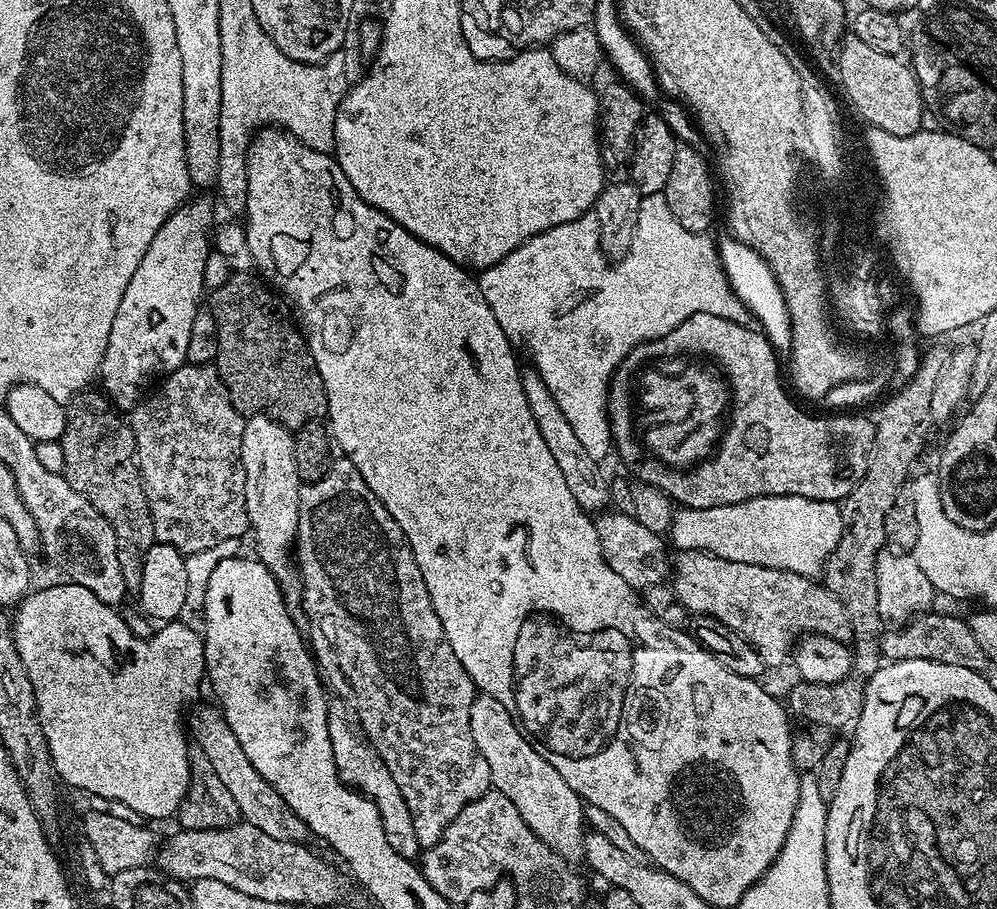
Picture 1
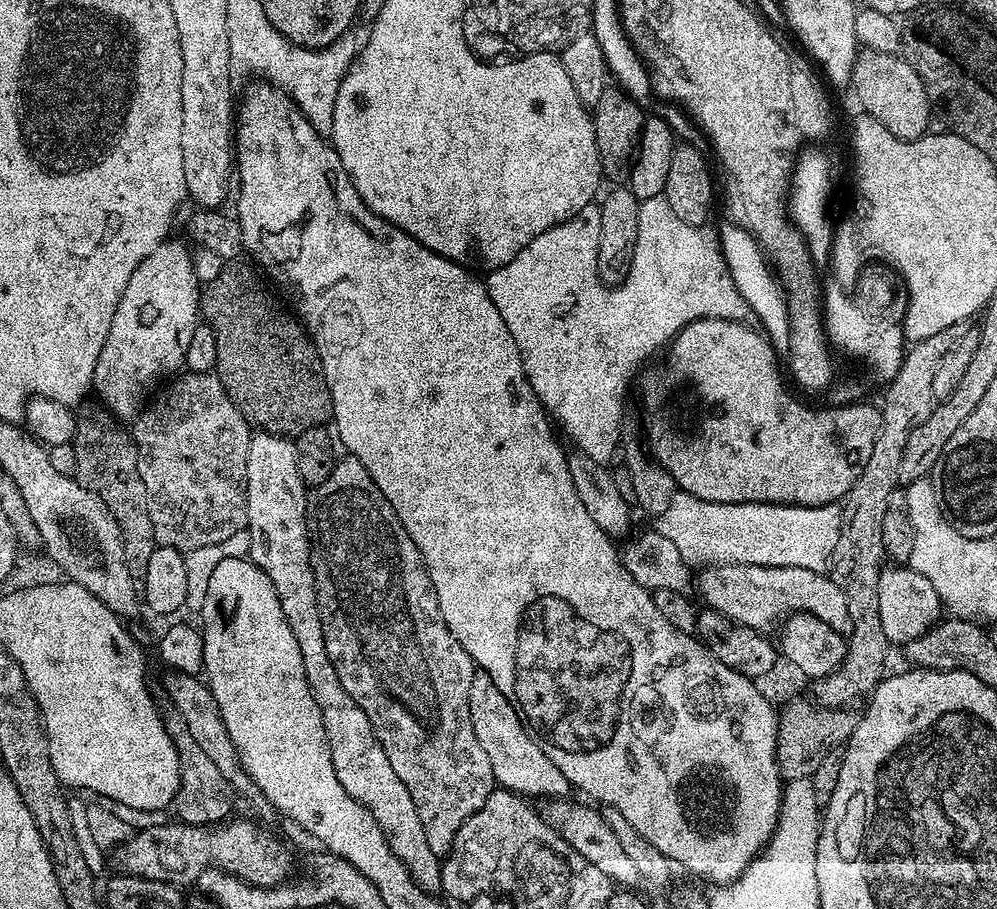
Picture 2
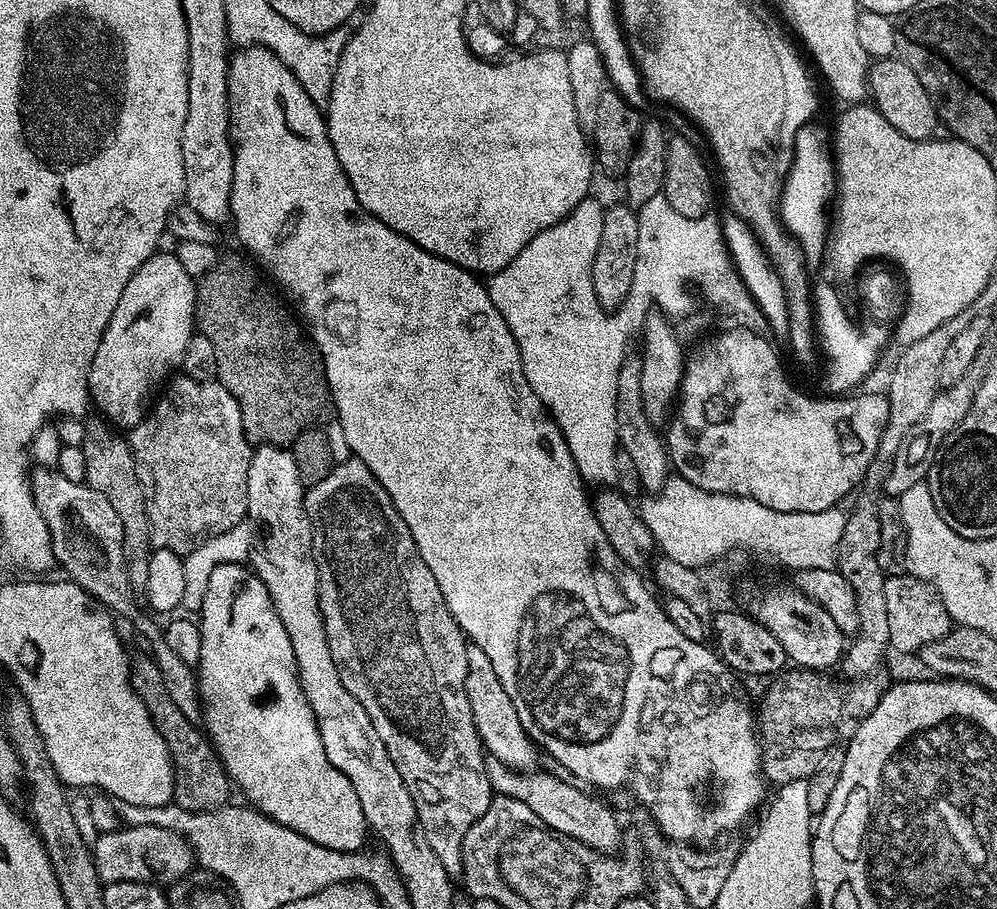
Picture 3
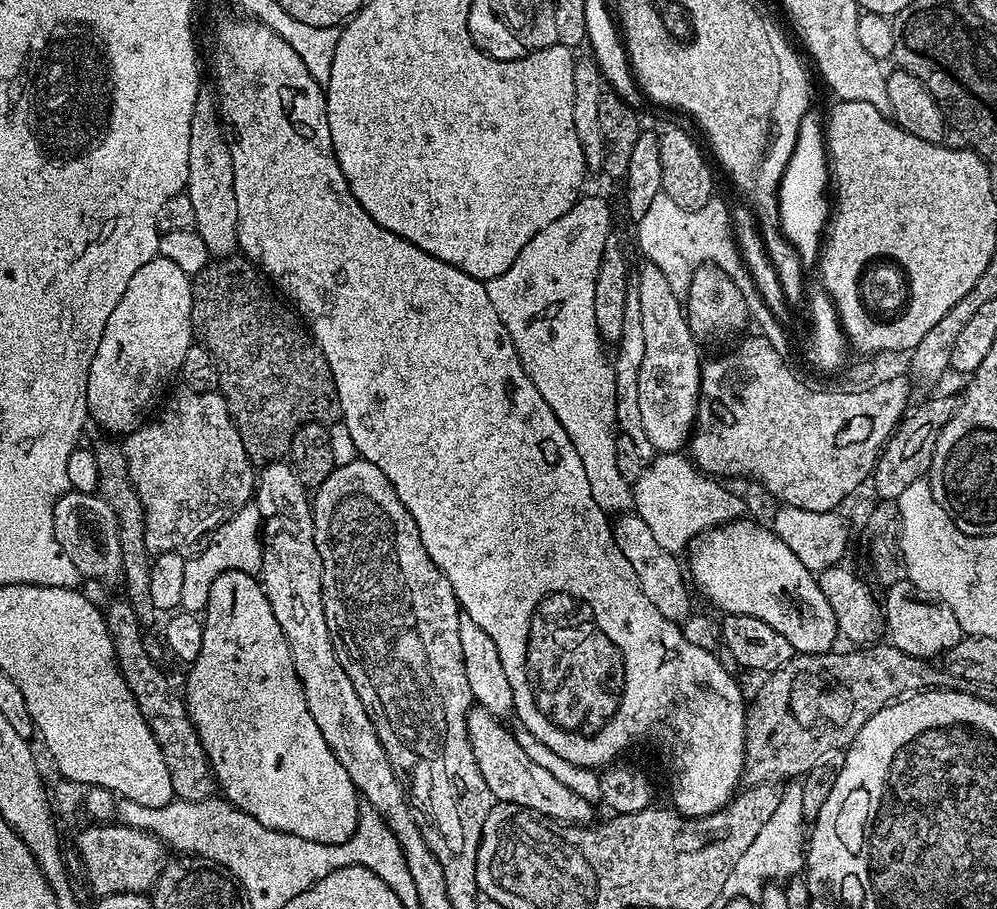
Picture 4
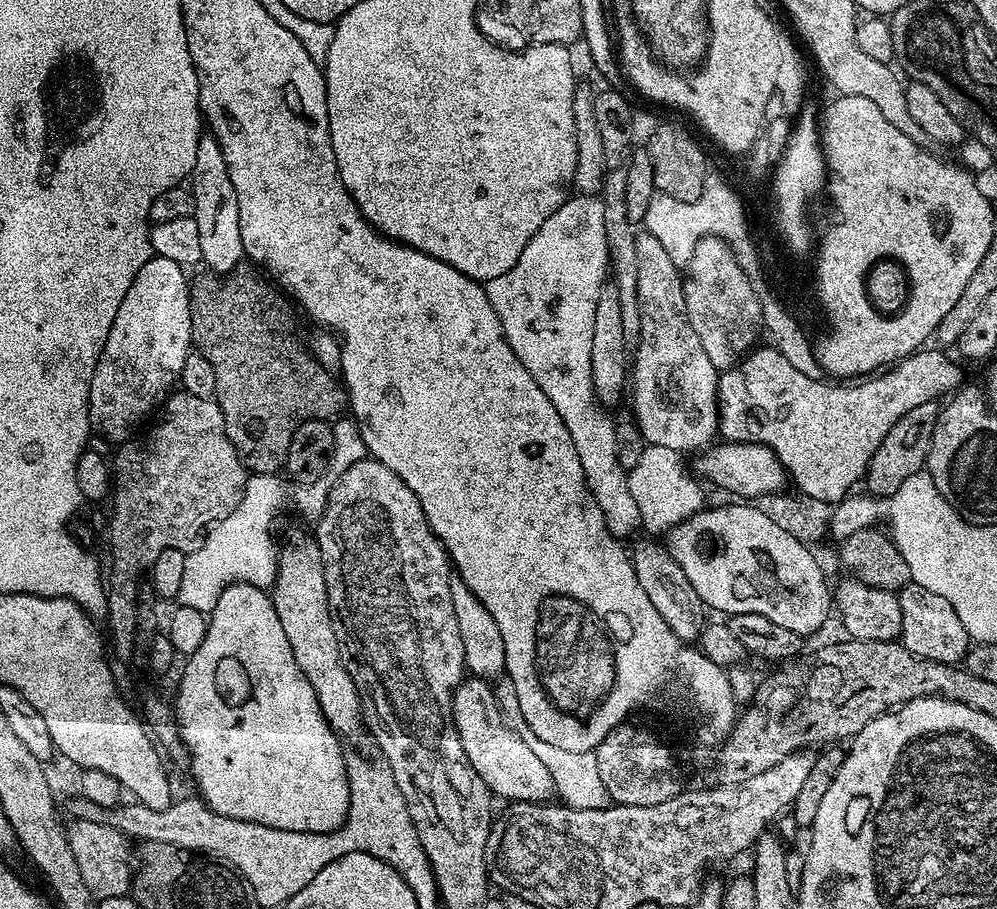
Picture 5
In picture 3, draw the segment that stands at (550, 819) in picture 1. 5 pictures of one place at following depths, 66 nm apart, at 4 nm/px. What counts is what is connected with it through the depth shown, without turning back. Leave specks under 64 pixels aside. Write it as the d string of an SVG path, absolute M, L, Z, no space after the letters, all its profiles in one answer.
M472 646L468 650L468 669L466 670L466 698L470 702L470 714L474 718L476 732L491 759L502 762L507 768L532 770L537 767L538 750L526 734L522 722L518 722L518 710L506 694L506 686L498 682L498 674L490 663L490 658L482 650Z

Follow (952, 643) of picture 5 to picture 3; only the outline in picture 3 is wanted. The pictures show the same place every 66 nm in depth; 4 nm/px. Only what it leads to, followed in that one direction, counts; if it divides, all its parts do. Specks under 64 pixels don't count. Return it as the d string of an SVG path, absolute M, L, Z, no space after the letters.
M888 576L884 582L886 594L886 626L890 626L890 648L895 652L919 653L920 649L936 644L952 631L954 625L942 598L930 585L916 576Z

